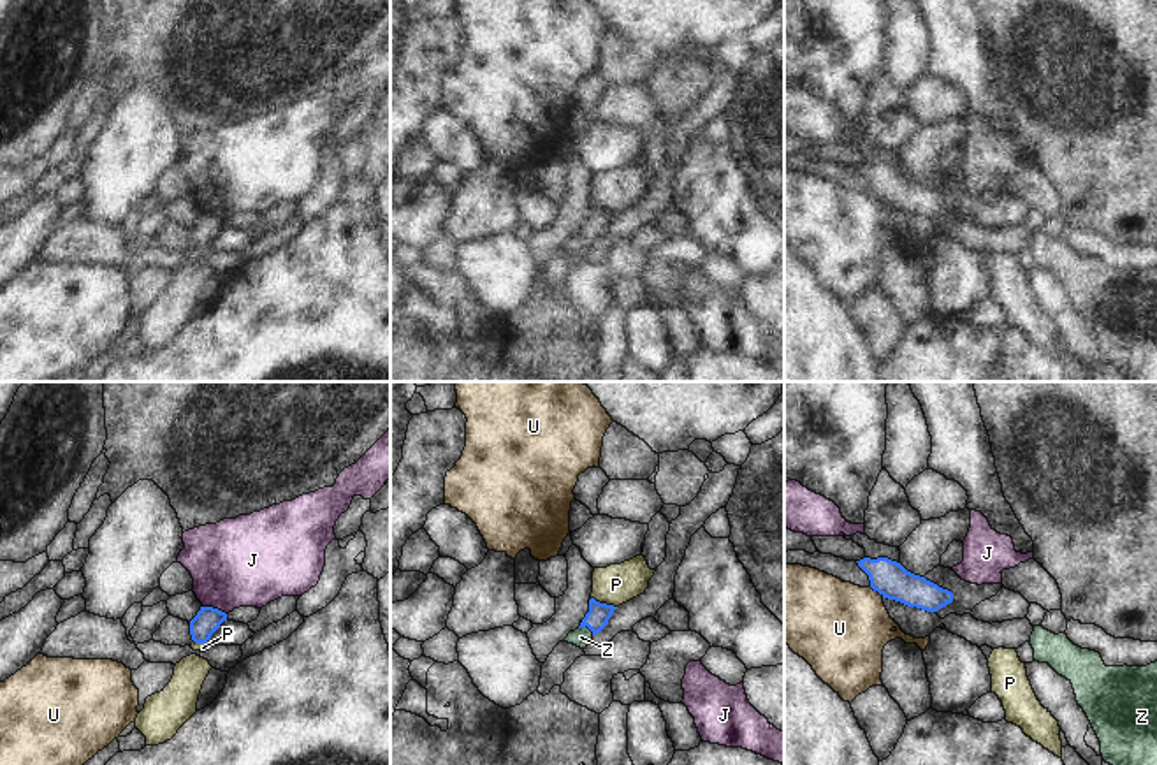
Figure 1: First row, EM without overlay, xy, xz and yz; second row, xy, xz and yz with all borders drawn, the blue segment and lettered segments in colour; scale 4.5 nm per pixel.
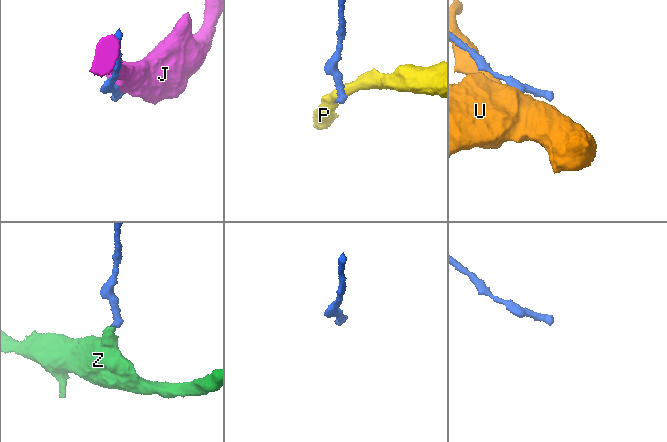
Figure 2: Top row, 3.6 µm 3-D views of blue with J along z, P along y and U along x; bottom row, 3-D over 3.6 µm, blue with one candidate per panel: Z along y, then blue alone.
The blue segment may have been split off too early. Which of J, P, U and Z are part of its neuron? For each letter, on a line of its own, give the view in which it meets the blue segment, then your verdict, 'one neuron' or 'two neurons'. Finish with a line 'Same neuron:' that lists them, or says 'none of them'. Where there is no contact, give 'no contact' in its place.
J: xy | two neurons
P: xz | two neurons
U: yz | two neurons
Z: xz | one neuron
Same neuron: Z

